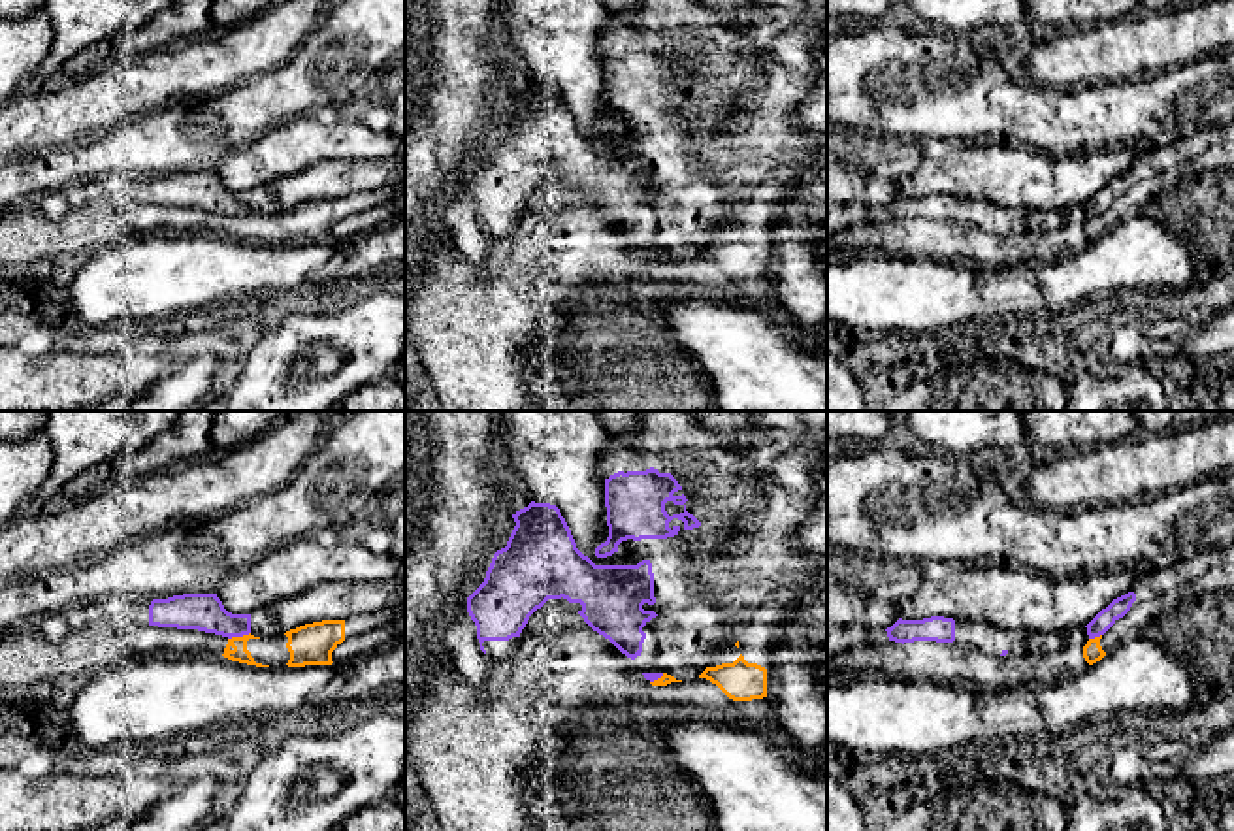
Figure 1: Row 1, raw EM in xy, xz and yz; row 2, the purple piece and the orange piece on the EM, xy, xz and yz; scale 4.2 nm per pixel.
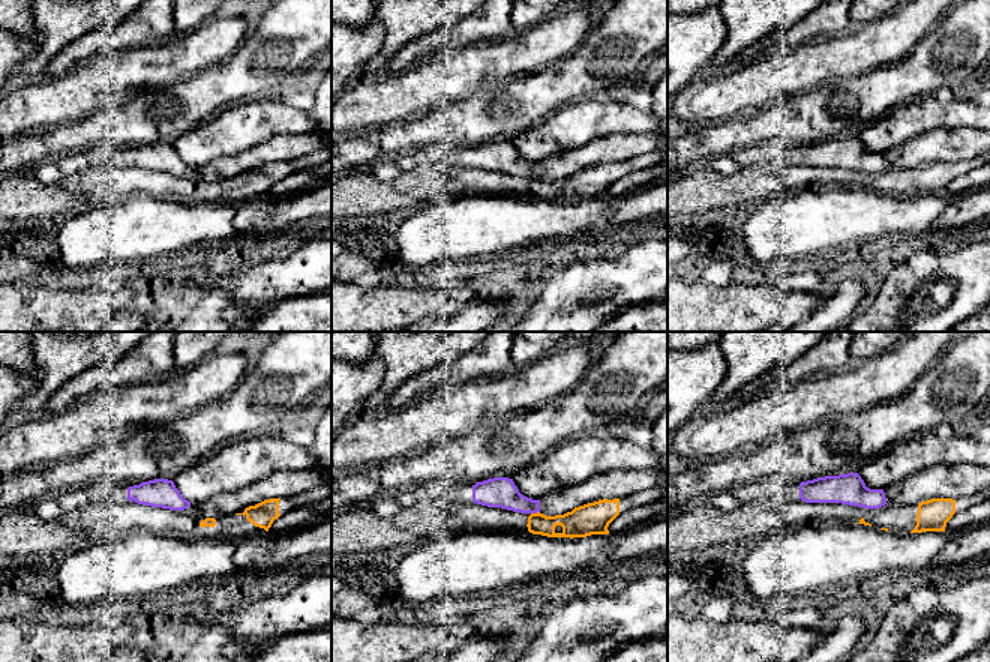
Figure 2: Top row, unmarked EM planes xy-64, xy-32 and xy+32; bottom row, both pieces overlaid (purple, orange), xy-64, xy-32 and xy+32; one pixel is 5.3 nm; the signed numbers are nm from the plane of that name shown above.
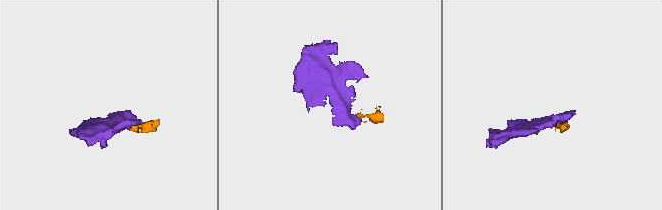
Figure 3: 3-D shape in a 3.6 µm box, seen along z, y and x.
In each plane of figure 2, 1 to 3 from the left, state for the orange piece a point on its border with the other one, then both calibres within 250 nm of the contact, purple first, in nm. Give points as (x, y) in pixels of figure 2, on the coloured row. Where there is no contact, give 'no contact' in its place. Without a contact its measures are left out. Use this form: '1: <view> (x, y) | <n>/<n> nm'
1: no contact
2: xy-32 (534, 512) | 160/160 nm
3: no contact

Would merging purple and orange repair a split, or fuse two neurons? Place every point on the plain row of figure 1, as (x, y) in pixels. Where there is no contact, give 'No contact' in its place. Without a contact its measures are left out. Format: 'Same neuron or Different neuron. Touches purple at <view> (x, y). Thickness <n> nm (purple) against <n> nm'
Different neuron. Touches purple at xy (238, 213). Thickness 160 nm (purple) against 70 nm

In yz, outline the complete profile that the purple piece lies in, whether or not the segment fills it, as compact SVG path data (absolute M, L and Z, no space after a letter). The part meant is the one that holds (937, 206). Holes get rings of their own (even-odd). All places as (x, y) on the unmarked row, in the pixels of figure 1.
M931 194L923 198L899 196L885 207L889 219L914 220L936 219L976 224L989 234L1010 234L1017 228L1021 209L1004 207L987 200L953 198L944 194Z

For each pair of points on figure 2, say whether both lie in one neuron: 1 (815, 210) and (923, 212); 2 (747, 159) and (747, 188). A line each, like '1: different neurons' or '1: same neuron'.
1: same neuron
2: different neurons

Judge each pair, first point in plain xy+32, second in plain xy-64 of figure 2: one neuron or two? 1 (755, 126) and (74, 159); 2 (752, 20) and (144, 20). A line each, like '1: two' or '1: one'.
1: two
2: two

